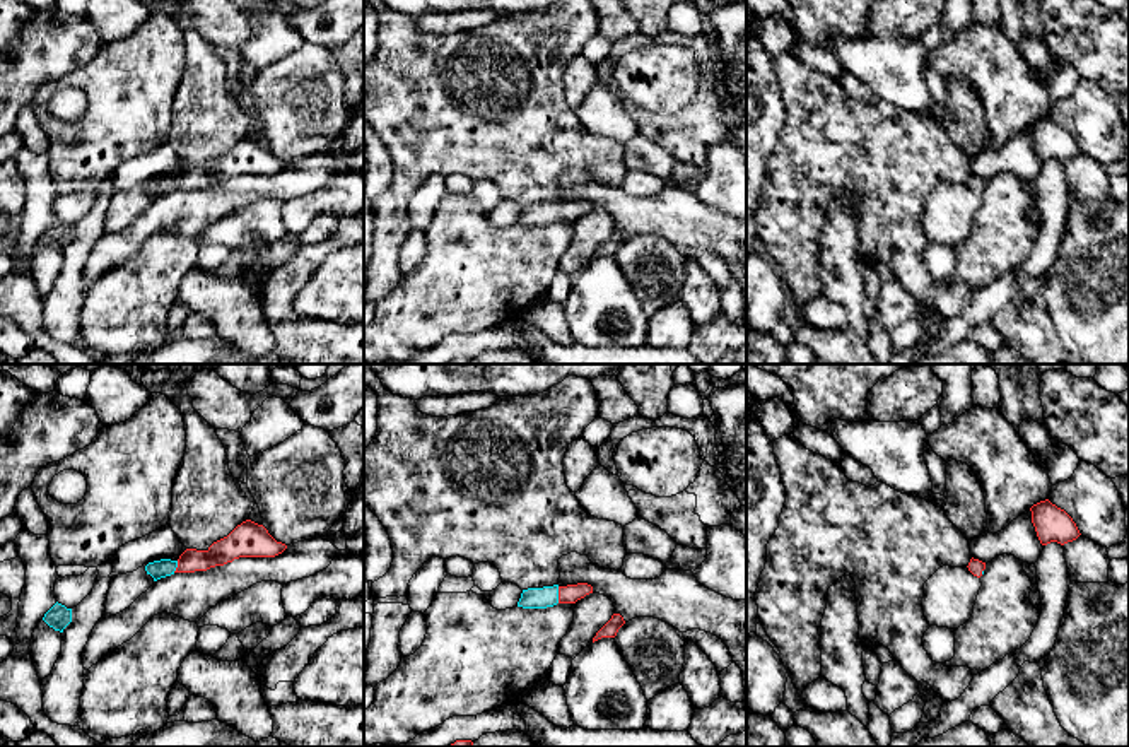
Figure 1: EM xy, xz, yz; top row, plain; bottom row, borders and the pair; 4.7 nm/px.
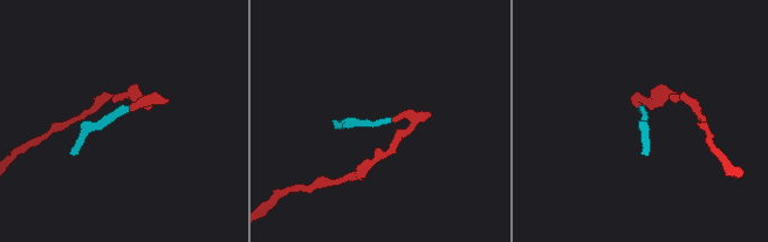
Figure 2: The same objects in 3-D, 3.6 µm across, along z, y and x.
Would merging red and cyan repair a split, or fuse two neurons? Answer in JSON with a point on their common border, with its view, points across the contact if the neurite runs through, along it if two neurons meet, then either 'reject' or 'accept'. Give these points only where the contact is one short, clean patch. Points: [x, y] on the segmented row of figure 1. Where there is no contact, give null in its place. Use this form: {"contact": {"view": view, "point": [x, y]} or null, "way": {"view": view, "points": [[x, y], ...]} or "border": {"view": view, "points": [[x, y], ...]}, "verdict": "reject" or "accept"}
{"contact": {"view": "xz", "point": [559, 595]}, "way": {"view": "xz", "points": [[571, 594], [559, 595], [544, 597]]}, "verdict": "accept"}

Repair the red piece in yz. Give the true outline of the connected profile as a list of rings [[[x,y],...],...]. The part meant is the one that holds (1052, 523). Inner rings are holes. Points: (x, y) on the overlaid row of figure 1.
[[[1049,499],[1033,504],[1030,511],[1032,523],[1042,545],[1050,542],[1064,545],[1081,535],[1073,518]]]

